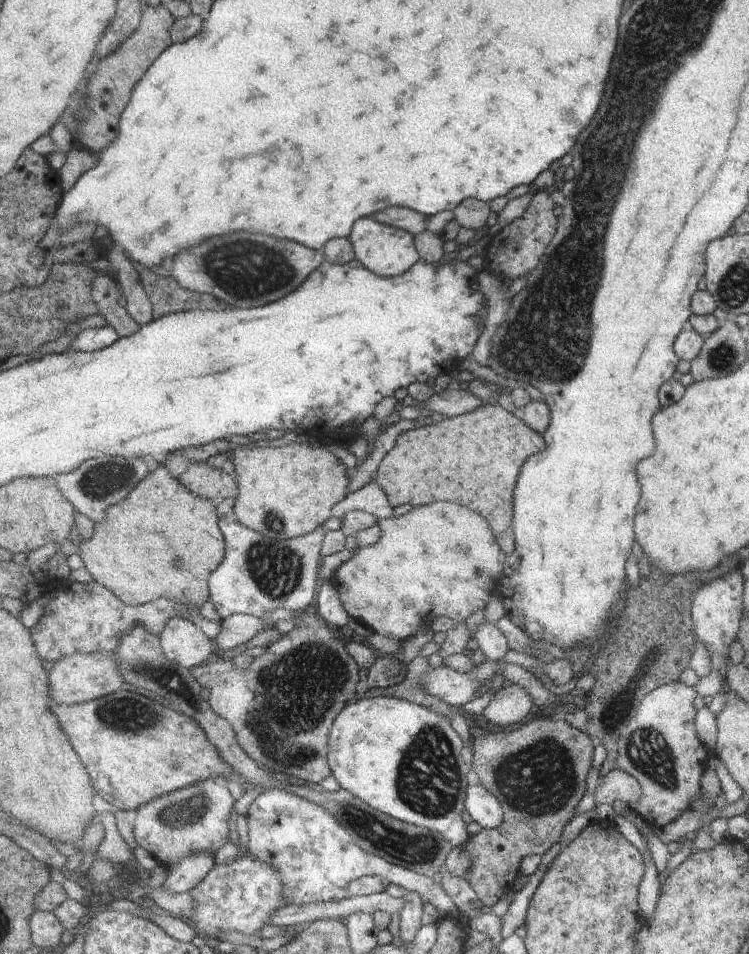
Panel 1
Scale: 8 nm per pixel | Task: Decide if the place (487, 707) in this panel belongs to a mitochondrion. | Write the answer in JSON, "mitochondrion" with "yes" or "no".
{"mitochondrion":"no"}

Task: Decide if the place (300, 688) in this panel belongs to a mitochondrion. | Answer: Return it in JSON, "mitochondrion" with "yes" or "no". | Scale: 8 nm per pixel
{"mitochondrion":"yes"}

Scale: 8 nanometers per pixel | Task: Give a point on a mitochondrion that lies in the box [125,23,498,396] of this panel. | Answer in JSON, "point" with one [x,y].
{"point":[237,265]}

